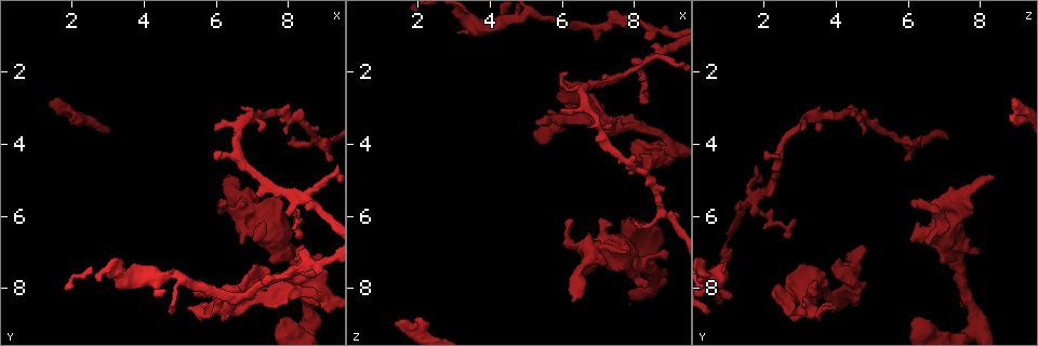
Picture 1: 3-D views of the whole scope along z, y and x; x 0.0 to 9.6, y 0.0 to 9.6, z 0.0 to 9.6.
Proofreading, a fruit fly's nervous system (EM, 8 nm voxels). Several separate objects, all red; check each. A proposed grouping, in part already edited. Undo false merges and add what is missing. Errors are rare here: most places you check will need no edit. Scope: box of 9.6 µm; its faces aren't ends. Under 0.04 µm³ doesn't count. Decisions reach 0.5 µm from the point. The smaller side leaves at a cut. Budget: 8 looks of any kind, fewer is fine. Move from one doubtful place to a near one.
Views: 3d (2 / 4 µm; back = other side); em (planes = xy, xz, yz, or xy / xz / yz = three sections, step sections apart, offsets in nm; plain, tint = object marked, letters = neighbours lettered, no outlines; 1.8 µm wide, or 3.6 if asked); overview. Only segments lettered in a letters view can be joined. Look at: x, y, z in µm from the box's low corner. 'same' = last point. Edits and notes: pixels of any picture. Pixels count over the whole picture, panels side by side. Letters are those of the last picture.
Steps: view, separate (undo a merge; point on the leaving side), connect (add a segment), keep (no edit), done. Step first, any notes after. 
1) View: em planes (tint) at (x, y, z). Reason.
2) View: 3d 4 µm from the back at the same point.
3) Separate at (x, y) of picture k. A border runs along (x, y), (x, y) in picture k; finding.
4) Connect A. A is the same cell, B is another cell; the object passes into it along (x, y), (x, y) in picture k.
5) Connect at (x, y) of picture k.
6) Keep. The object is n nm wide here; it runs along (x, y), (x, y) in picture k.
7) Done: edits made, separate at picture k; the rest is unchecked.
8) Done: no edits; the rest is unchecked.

View: em planes (plain) at (9.00, 8.10, 4.15). Abrupt turn.

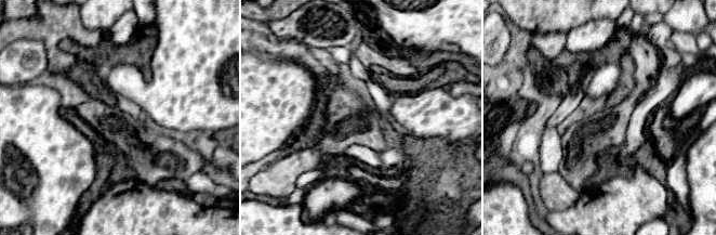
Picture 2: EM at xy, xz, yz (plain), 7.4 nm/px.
View: em planes (tint) at the same point. With the object marked.

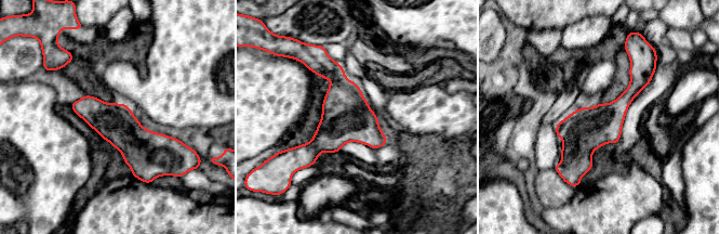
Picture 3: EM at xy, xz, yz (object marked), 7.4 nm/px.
View: em planes (letters) at the same point.

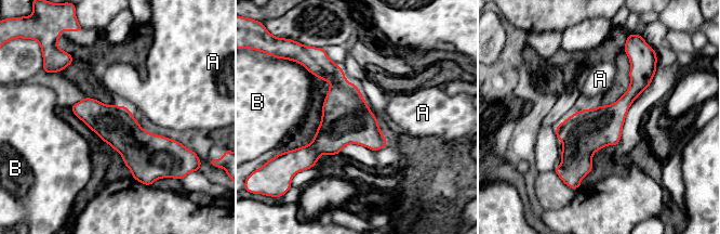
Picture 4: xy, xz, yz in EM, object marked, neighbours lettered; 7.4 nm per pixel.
Keep. A and B are other cells; a border runs along (123, 105), (128, 108) in picture 4; one neuron here.

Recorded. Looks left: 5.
View: em 3.6 µm planes (tint) at (5.30, 7.85, 3.50).

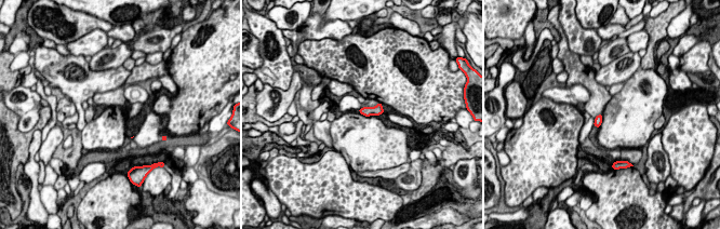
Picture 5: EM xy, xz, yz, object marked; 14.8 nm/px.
View: em 3.6 µm planes (letters) at the same point. See the neighbours.

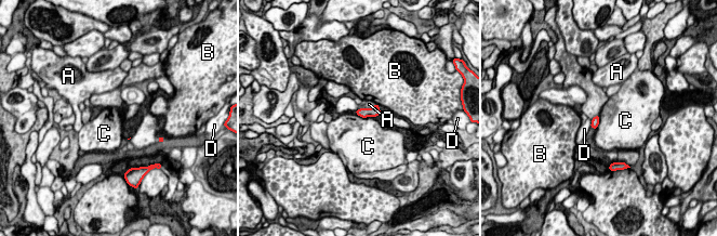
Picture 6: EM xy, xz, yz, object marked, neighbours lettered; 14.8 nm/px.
Keep. A, B, C and D are other cells; no lettered segment goes on from it.

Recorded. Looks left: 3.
Done: no edits; the rest is unchecked.

